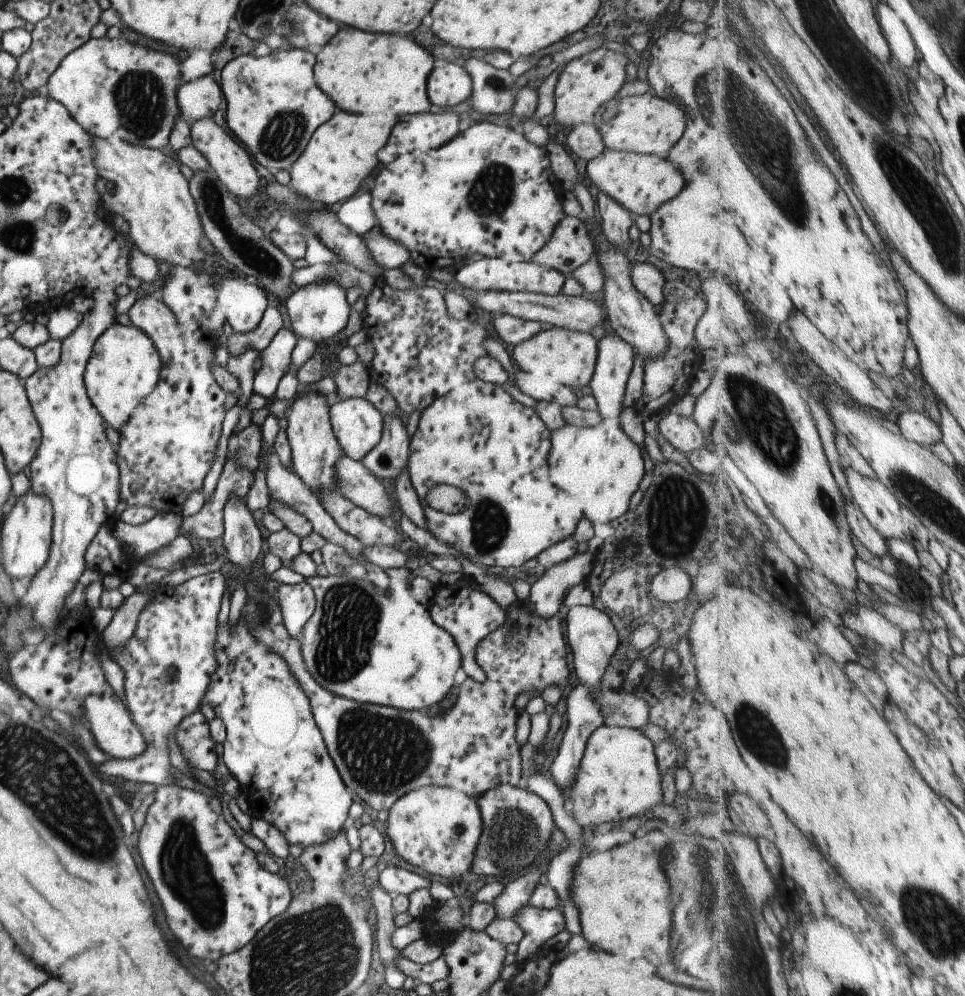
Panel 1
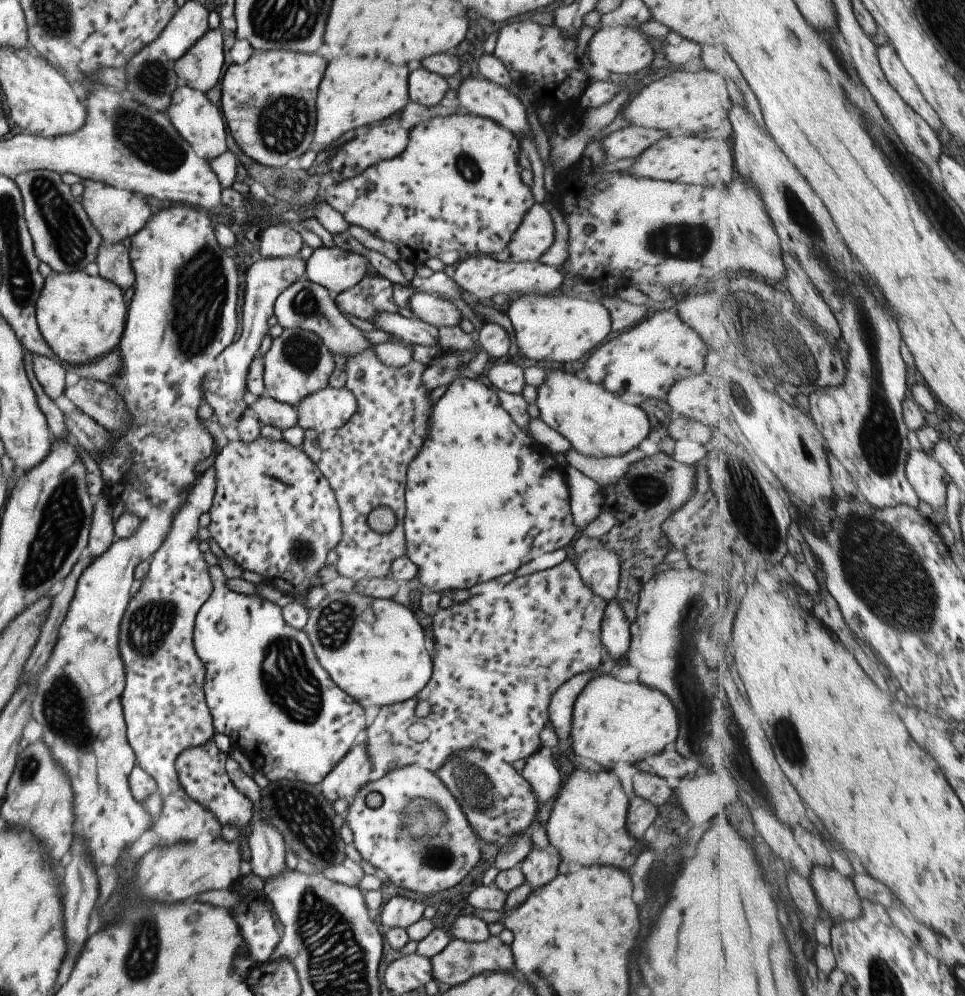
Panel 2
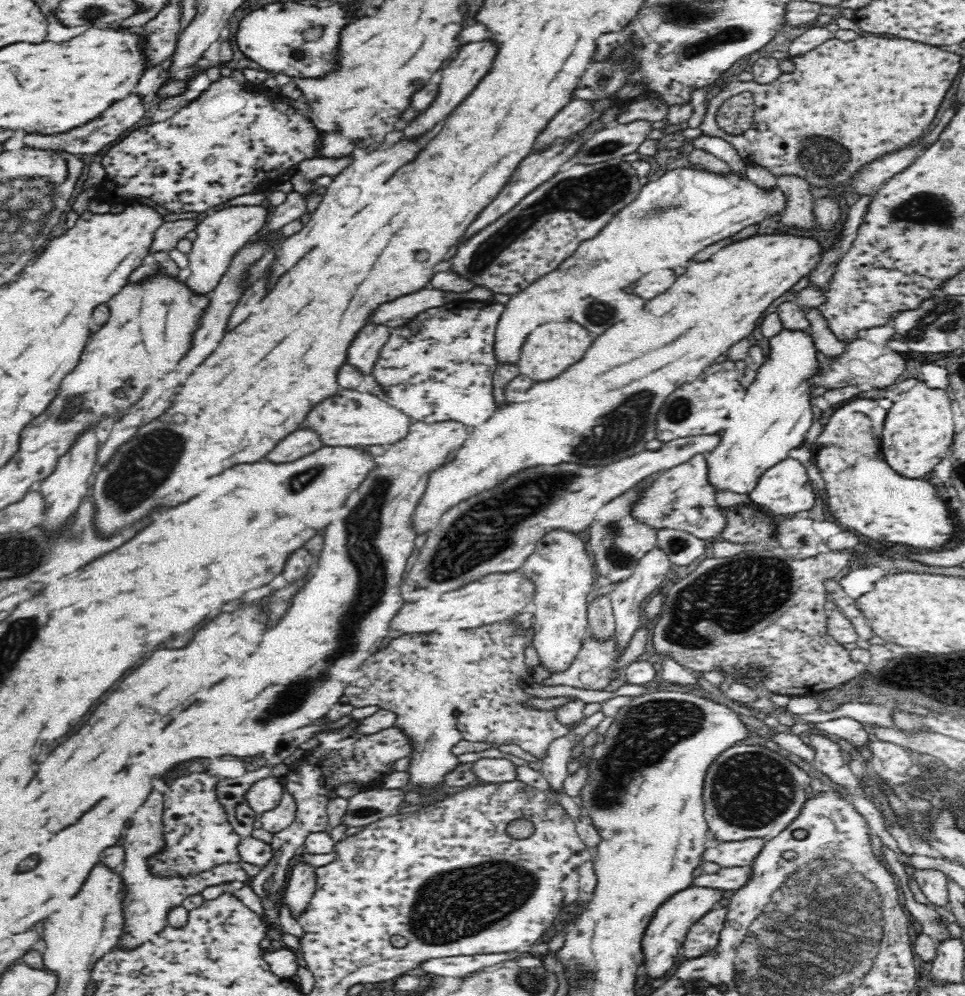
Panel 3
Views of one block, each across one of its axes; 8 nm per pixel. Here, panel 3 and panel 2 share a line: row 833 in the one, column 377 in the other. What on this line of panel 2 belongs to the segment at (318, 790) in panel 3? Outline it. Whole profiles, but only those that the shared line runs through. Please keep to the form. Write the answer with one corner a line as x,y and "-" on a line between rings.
365,275
357,284
341,291
333,299
343,314
371,322
375,312
397,314
398,306
393,302
392,285
380,275

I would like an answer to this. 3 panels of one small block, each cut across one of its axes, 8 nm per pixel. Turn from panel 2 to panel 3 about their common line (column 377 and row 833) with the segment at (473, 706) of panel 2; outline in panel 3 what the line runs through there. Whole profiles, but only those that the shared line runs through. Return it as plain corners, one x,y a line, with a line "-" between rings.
738,743
719,754
708,768
703,786
705,822
718,842
742,842
750,838
769,841
784,830
799,813
803,802
813,795
810,775
798,764
764,746

